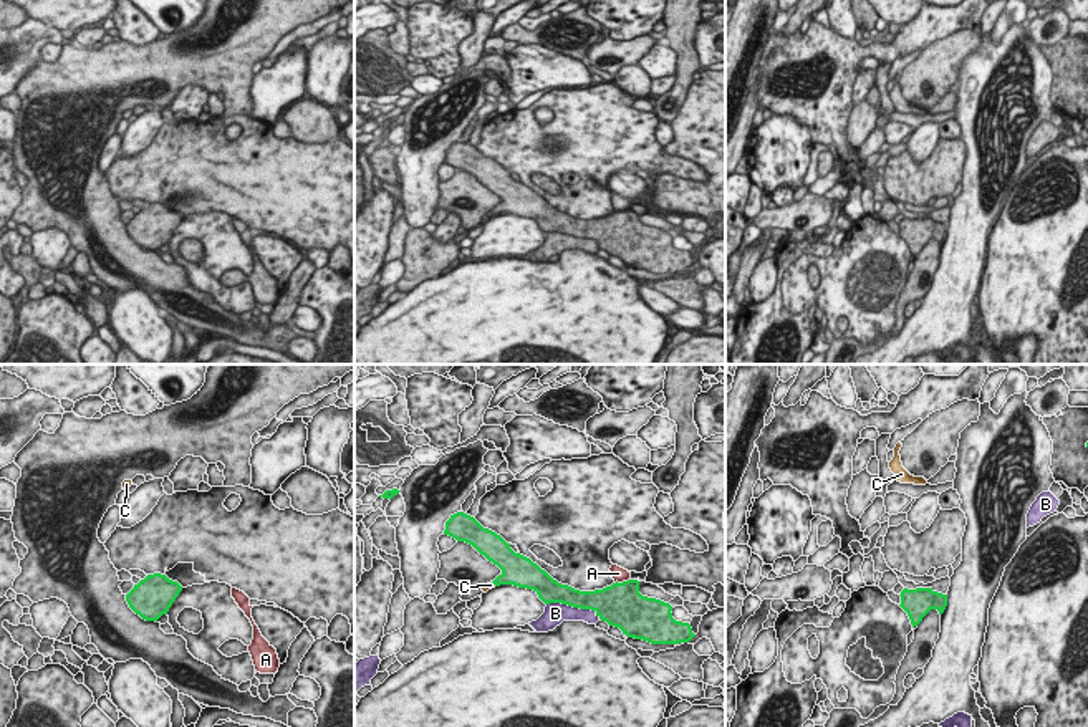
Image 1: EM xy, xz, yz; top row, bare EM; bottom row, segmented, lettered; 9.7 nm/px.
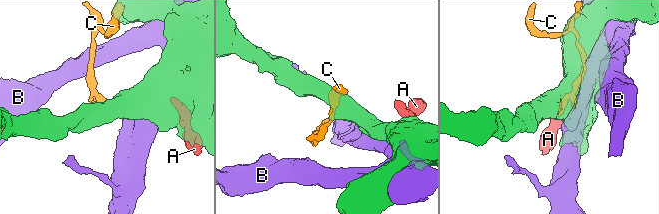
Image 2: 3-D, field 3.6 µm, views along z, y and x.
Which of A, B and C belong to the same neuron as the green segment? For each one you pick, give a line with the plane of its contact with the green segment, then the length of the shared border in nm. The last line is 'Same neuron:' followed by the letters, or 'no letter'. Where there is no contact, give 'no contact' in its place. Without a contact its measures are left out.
Same neuron: no letter

